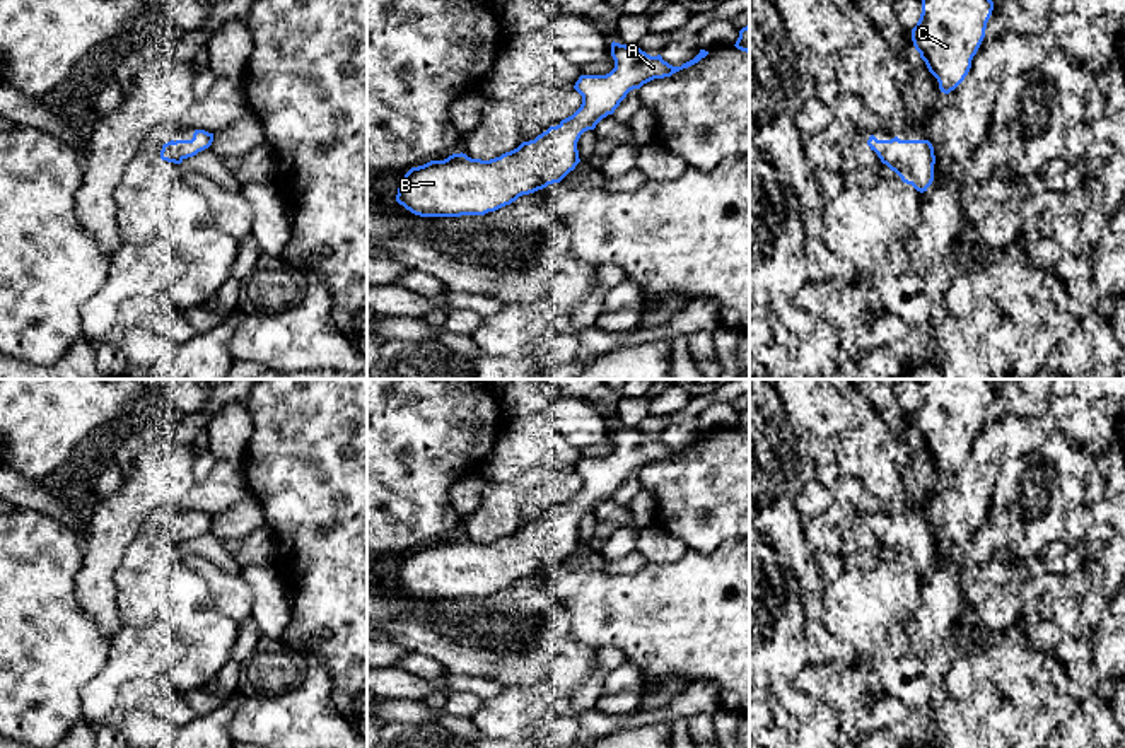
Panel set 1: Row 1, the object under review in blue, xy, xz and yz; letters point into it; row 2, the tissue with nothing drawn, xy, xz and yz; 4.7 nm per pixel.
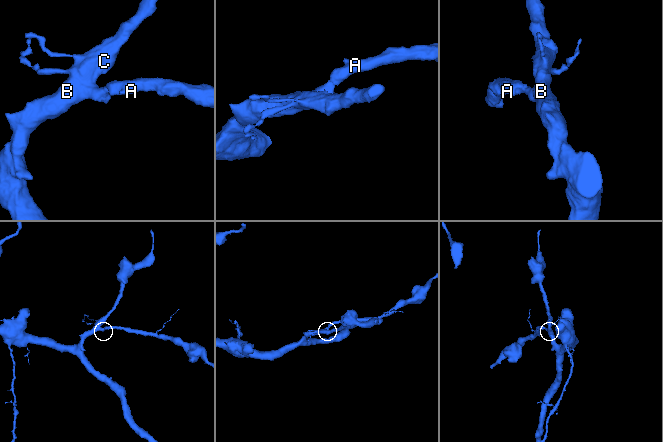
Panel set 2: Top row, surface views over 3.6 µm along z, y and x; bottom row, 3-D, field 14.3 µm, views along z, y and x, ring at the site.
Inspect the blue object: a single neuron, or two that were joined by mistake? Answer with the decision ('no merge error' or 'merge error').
no merge error

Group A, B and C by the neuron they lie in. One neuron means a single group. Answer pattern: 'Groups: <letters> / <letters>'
Groups: A B C

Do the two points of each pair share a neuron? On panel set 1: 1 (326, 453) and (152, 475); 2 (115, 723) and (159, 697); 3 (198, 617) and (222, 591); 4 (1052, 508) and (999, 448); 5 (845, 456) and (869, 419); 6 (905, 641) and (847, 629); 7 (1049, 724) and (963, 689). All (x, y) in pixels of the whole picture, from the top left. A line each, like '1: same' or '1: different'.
1: different
2: same
3: different
4: different
5: same
6: different
7: different

